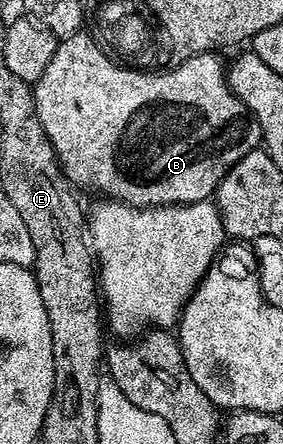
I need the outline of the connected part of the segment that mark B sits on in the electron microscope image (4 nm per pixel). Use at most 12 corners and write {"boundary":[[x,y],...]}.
{"boundary":[[62,37],[33,85],[68,180],[211,200],[261,126],[215,52],[124,68]]}

